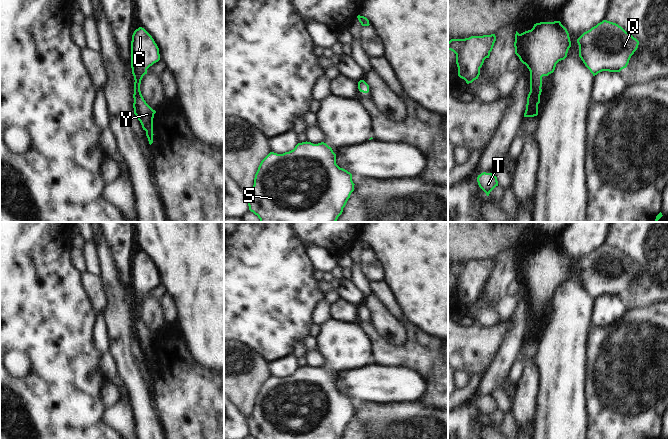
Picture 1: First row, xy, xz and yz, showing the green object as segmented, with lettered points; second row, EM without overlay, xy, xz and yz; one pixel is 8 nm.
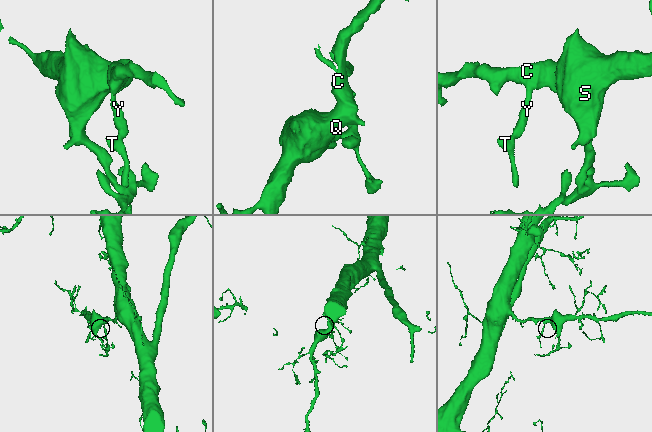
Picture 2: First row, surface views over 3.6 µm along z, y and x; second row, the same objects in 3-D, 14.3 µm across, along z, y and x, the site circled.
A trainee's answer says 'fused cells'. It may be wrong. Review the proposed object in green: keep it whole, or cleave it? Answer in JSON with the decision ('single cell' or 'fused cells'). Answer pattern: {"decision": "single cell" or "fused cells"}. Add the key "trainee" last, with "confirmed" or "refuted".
{"decision": "single cell", "trainee": "refuted"}

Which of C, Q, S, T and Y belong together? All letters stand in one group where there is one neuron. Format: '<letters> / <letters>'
C Q S T Y

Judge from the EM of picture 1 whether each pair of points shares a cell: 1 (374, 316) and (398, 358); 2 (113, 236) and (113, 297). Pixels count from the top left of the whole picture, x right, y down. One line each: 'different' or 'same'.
1: different
2: different

